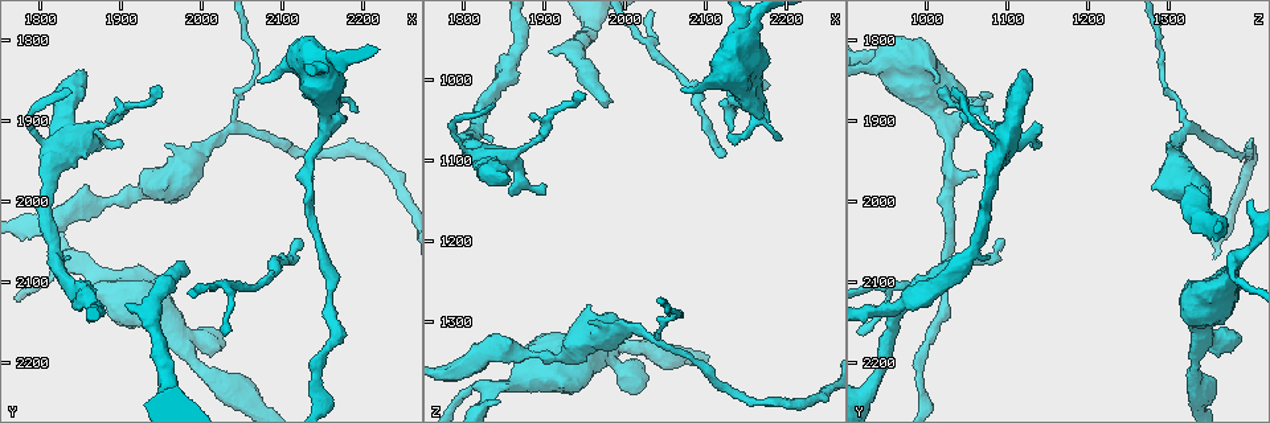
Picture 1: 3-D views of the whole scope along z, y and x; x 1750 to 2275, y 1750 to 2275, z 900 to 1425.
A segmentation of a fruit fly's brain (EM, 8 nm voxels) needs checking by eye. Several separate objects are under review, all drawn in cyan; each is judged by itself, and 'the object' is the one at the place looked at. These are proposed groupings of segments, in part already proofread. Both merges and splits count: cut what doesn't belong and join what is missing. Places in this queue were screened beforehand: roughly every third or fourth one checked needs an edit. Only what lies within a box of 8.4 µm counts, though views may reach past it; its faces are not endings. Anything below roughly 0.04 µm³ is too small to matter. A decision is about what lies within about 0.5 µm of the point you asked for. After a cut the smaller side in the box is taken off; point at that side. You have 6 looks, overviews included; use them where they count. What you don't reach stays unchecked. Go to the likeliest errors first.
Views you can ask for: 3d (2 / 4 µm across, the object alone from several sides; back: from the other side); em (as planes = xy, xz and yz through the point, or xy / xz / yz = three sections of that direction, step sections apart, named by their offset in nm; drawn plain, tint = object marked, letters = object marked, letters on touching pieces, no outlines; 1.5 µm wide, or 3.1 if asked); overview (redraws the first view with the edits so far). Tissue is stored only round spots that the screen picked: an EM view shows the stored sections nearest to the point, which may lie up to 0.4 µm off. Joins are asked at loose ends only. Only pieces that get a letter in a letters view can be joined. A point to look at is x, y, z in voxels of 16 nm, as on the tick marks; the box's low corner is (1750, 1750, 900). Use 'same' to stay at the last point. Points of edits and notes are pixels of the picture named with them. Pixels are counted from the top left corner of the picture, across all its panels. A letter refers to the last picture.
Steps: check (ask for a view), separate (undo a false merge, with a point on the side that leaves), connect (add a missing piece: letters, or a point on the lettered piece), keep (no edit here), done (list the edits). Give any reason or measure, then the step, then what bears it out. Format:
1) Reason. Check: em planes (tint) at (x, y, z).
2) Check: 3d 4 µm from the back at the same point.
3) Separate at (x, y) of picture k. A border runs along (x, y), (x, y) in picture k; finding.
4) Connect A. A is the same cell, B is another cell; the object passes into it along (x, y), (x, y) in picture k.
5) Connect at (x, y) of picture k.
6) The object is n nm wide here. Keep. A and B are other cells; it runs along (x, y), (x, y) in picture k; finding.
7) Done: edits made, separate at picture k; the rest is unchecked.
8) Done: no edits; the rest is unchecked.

An open end. Check: em planes (letters) at (1980, 2080, 1025).

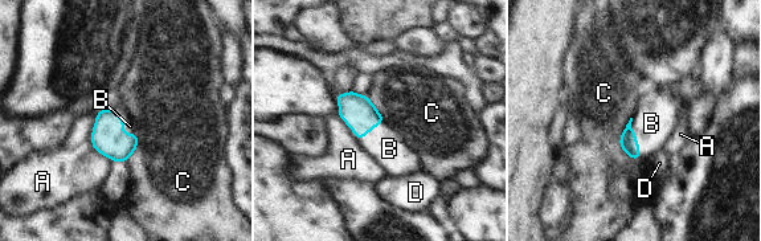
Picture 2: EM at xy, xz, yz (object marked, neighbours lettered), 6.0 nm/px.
Connect B. B is the same cell, A, C and D are other cells; the object passes into it along (627, 141), (635, 139), (655, 117) in picture 2; it goes on there.

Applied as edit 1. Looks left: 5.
Stops while still wide. Check: em planes (letters) at (1850, 1840, 1115).

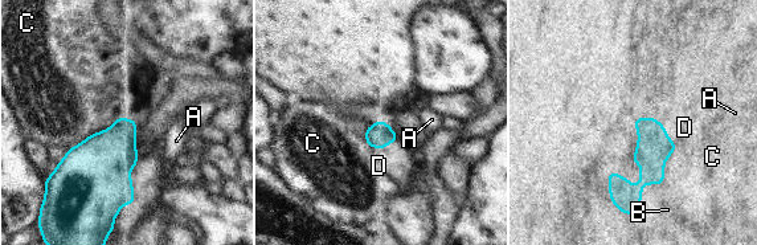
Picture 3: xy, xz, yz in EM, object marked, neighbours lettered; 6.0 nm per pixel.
Connect D. D is the same cell, A, B and C are other cells; the object passes into it along (379, 135), (375, 147), (379, 166) in picture 3; it goes on there.

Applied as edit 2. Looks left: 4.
Stops while still wide. Check: em planes (letters) at (2130, 1805, 1000).

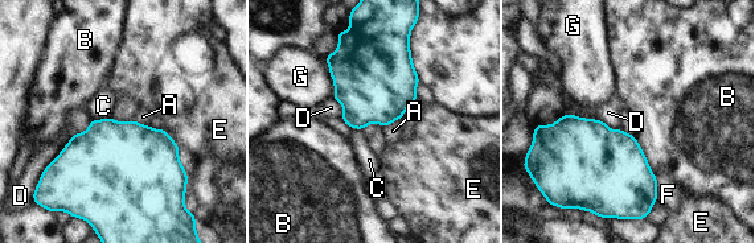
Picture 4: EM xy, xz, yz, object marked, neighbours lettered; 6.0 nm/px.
The longest contact is with D, 320 nm. Keep. A, B, C, D, E, F and G are other cells; a border runs along (656, 177), (657, 200) in picture 4; no lettered piece goes on from it.

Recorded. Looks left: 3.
Done: edits made, connect at picture 2, connect at picture 3; the rest is unchecked.

